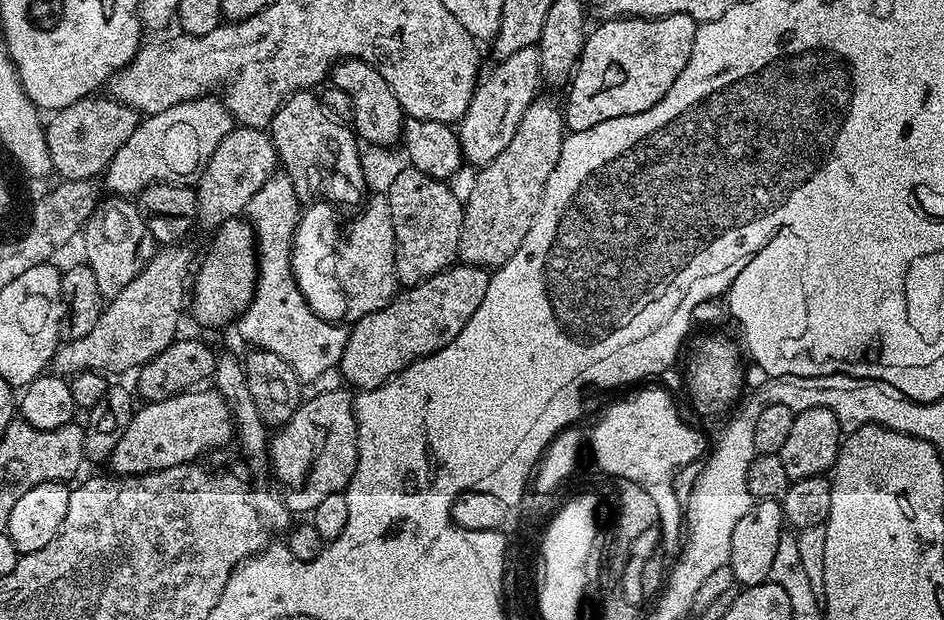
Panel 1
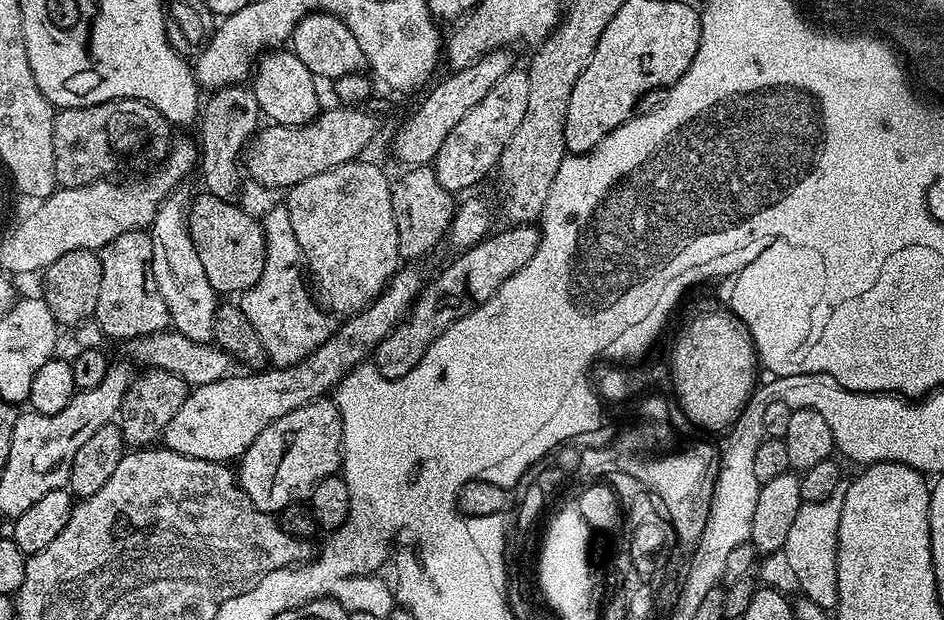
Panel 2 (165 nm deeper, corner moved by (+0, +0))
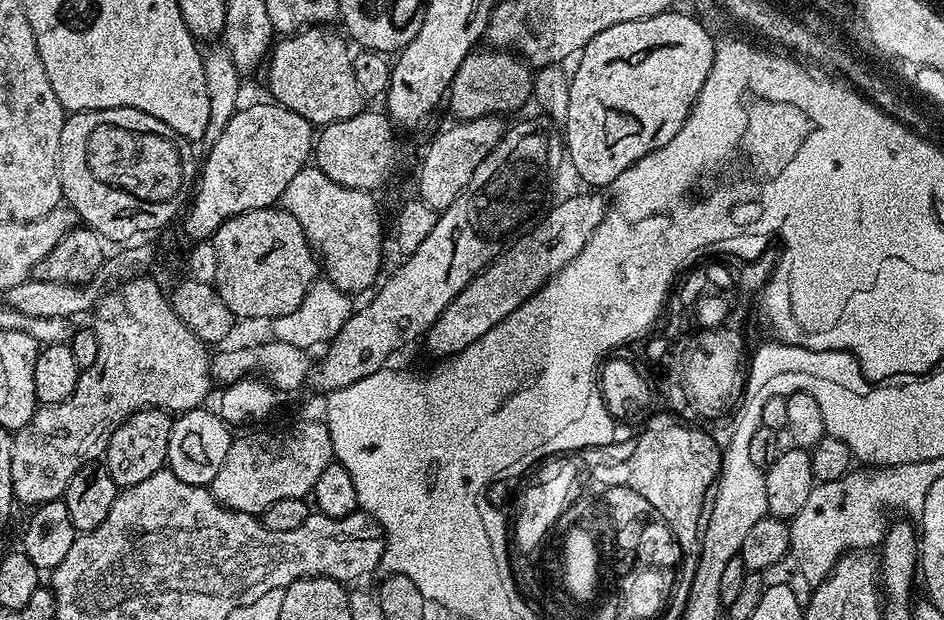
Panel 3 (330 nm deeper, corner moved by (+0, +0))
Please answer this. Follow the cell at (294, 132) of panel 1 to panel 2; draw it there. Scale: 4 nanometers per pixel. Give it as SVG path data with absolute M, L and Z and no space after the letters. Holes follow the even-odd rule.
M272 50L261 55L254 64L254 75L250 87L257 98L261 113L274 124L296 128L299 124L310 124L322 111L320 96L316 93L317 77L302 66L300 59L291 50Z

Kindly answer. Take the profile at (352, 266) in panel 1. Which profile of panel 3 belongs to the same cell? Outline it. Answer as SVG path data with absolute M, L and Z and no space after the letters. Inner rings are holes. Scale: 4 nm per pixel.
M306 166L294 174L282 197L283 208L298 218L298 226L302 226L312 251L316 253L323 275L335 288L349 294L364 292L372 283L375 285L381 275L380 267L384 264L384 228L380 225L380 208L372 196L375 195L371 191L362 188L340 186L320 168Z

